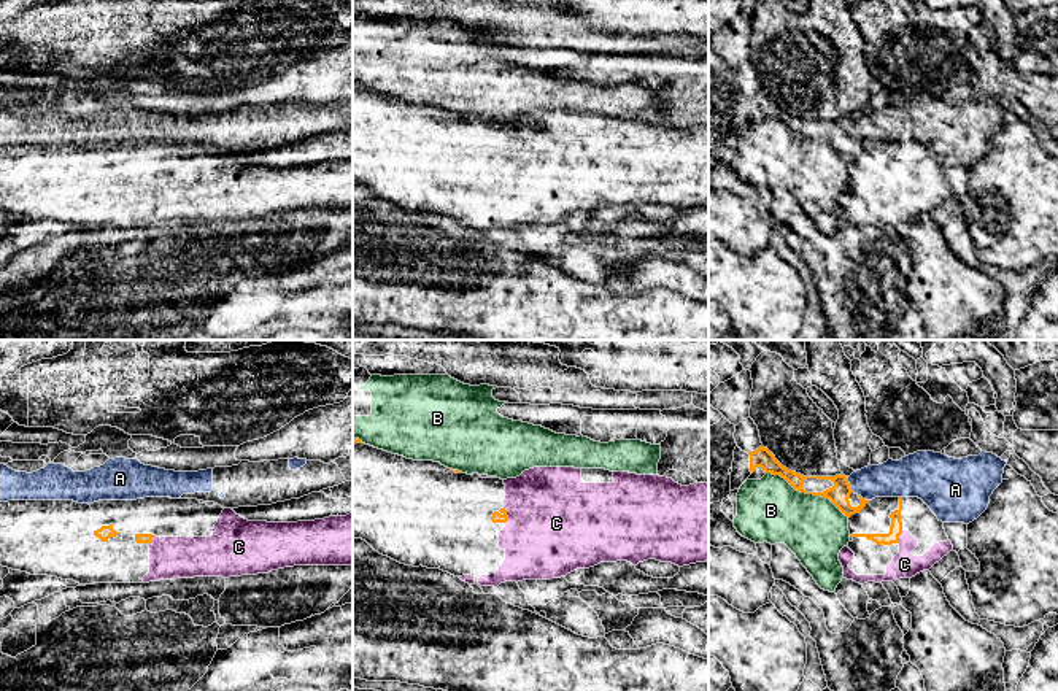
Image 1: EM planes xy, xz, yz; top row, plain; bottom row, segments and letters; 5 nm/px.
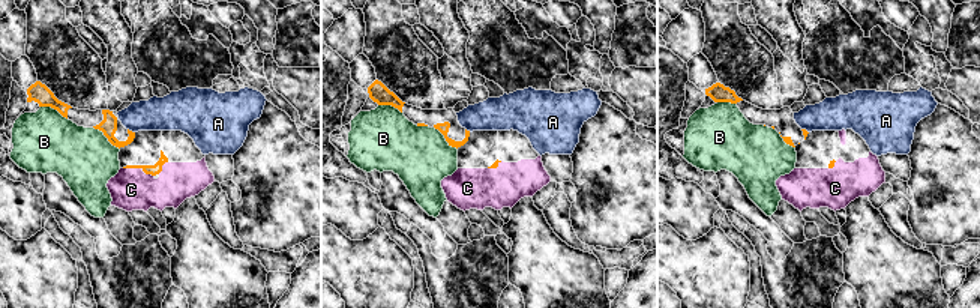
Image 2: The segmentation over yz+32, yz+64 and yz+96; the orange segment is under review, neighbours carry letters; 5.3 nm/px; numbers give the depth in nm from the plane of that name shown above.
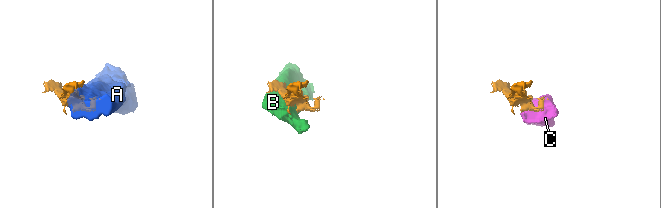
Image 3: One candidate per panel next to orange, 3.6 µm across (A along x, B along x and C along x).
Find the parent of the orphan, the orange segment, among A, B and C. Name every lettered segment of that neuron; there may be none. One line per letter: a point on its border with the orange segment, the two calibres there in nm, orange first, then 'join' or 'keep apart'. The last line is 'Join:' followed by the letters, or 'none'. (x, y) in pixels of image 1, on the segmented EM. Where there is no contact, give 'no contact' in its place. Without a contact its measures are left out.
A: contact yz (849, 485); calibres 110 and 190 nm; keep apart
B: contact yz (807, 493); calibres 110 and 320 nm; keep apart
C: contact xz (505, 513); calibres 50 and 460 nm; join
Join: C

